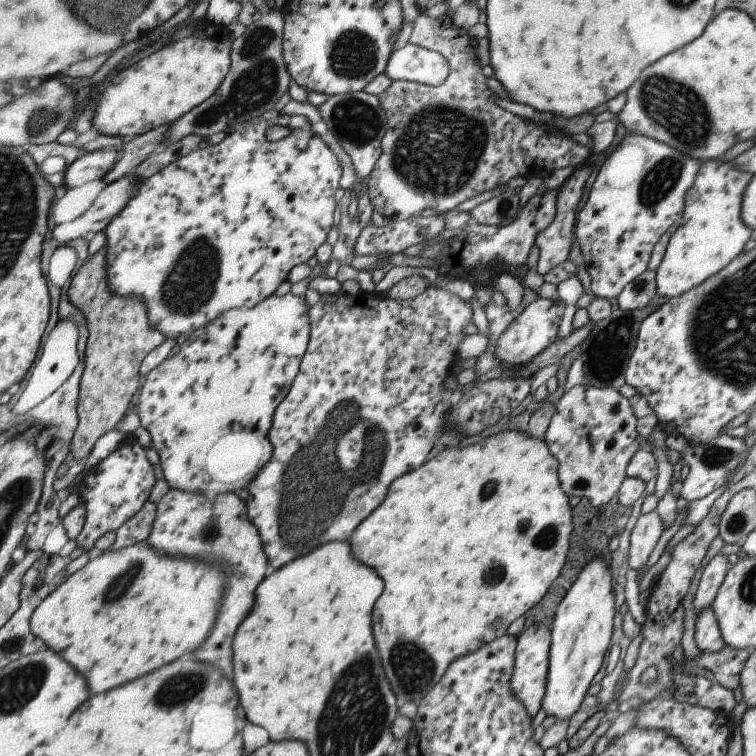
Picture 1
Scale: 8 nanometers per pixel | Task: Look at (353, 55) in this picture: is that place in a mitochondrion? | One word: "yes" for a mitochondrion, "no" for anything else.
yes

